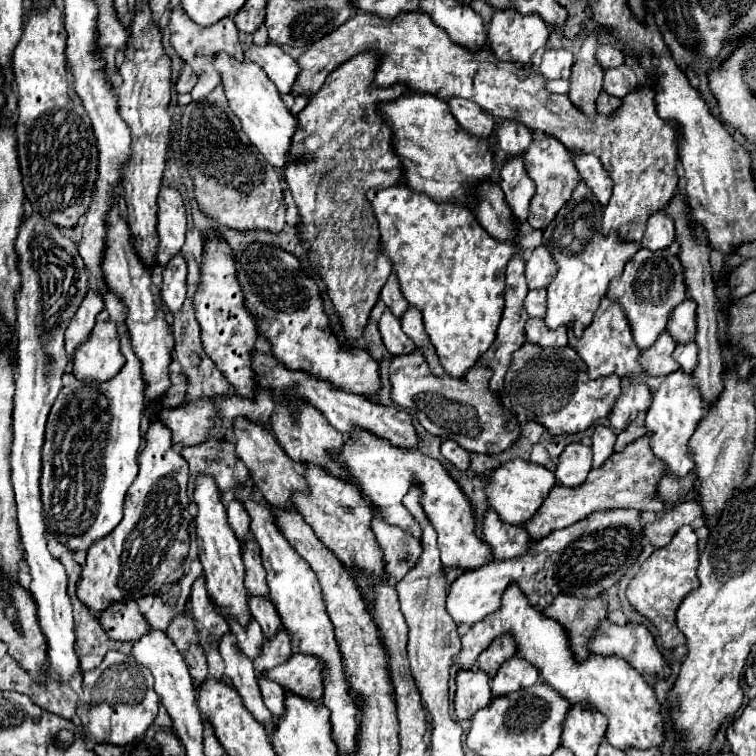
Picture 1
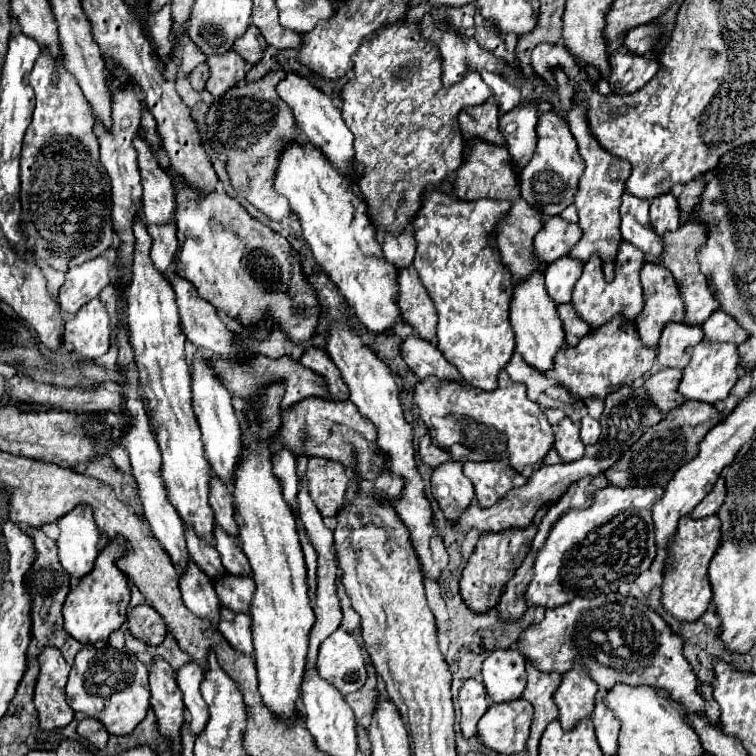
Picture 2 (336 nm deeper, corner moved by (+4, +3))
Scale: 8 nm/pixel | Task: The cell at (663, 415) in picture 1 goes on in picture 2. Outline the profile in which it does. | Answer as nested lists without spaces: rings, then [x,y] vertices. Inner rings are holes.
[[[700,342],[694,346],[696,352],[690,358],[690,364],[684,368],[680,384],[678,384],[678,392],[686,398],[686,400],[696,400],[696,402],[704,402],[704,404],[716,404],[720,400],[724,400],[730,392],[730,388],[736,384],[738,380],[738,352],[736,352],[736,344],[708,344],[708,342]]]

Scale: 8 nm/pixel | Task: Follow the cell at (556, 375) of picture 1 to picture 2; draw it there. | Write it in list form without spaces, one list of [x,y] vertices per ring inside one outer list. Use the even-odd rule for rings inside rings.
[[[558,304],[556,310],[566,330],[566,346],[558,350],[558,354],[554,356],[554,370],[546,370],[546,374],[542,376],[552,378],[558,386],[566,388],[574,398],[580,398],[580,400],[606,398],[606,394],[612,394],[622,384],[630,386],[636,378],[642,378],[652,368],[656,350],[642,346],[638,332],[634,332],[632,322],[614,318],[606,326],[590,332],[590,326],[586,326],[586,322],[578,318],[572,304]],[[622,330],[628,330],[628,332],[622,332]]]

